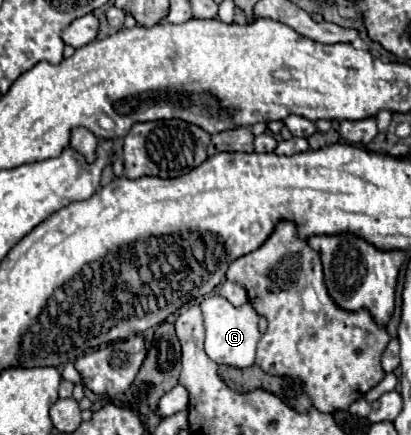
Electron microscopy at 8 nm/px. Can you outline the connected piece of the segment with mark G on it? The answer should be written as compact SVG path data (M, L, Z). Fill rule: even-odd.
M218 294L206 296L200 308L204 314L204 326L206 326L206 354L218 364L228 364L234 368L252 366L256 356L256 344L260 340L256 310L250 304L236 308Z

